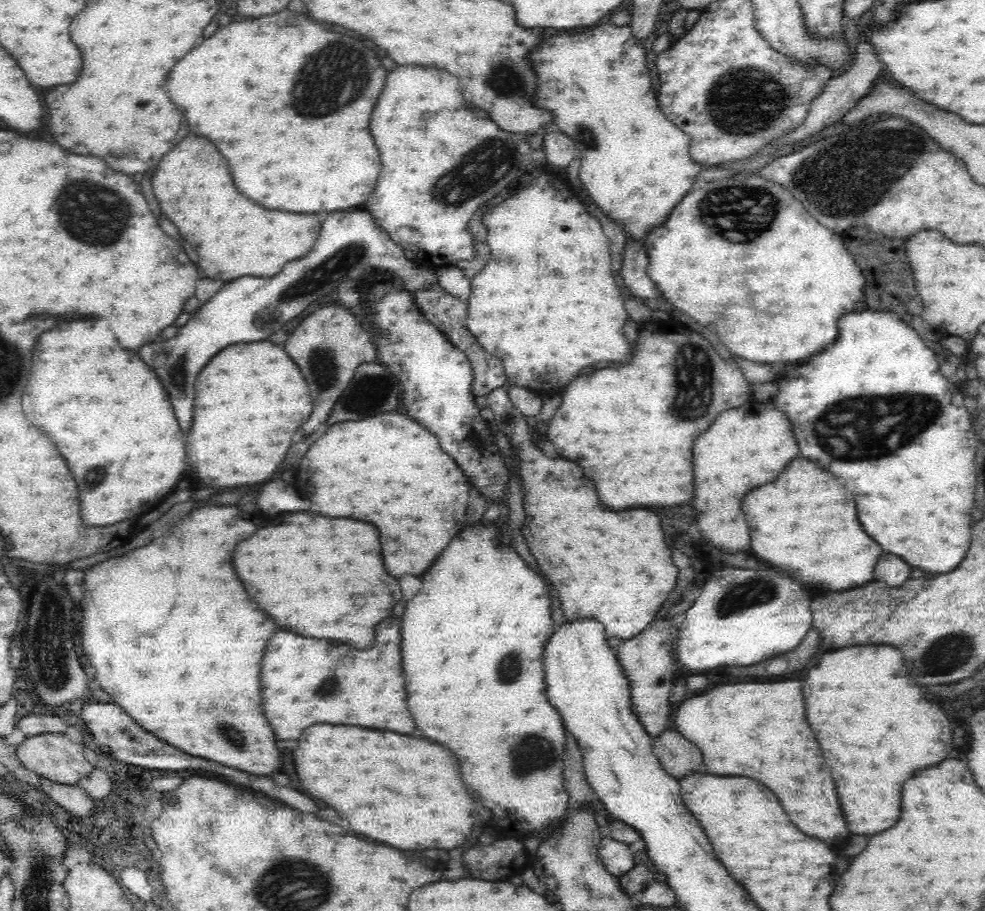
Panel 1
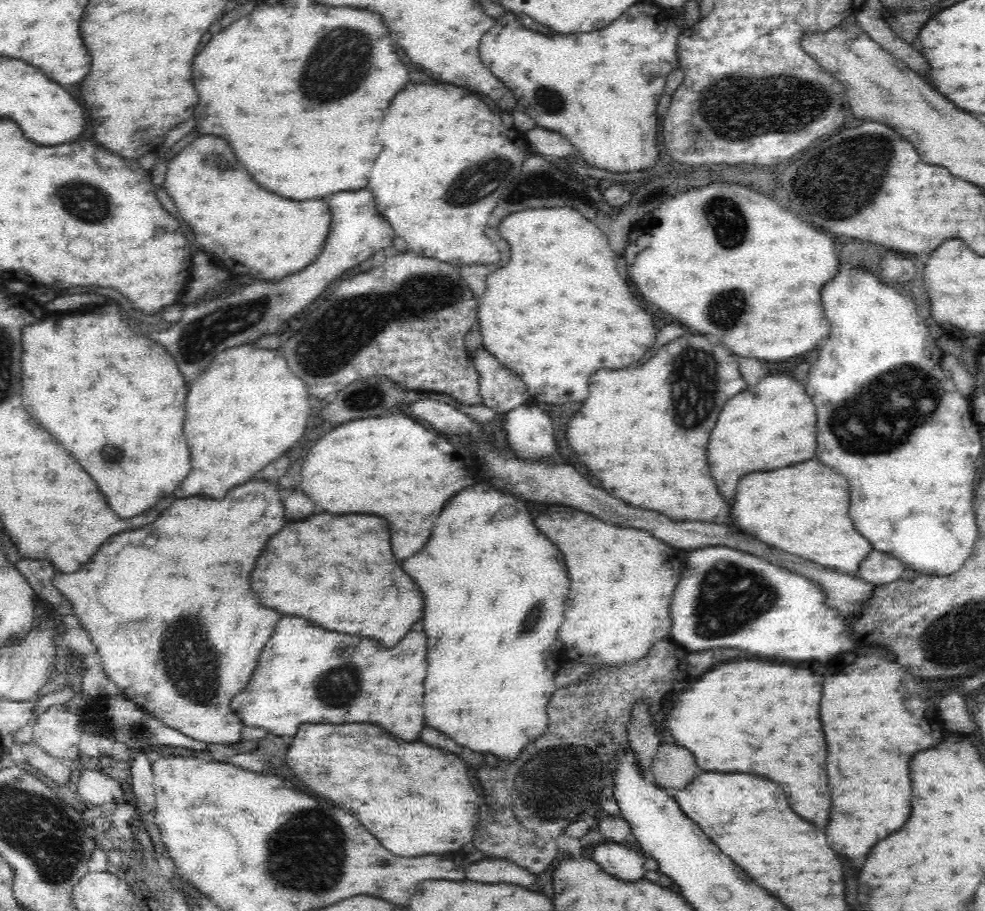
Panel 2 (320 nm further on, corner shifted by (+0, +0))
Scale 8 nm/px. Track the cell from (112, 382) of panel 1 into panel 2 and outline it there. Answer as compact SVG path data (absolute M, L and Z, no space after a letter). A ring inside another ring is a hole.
M118 304L93 305L92 312L89 312L89 306L81 308L80 316L66 316L66 318L46 318L44 322L32 324L22 328L22 398L26 404L26 412L30 412L30 416L34 420L38 420L76 460L78 464L96 480L96 484L100 486L100 492L106 496L106 502L110 504L110 508L120 516L120 518L132 518L138 516L146 510L146 504L152 508L158 504L158 500L162 500L166 494L174 492L180 482L186 478L186 474L190 472L190 452L186 446L186 440L182 436L182 424L184 424L184 404L186 404L186 382L182 380L182 374L178 372L178 366L174 364L174 360L170 360L170 356L166 356L166 352L162 352L162 348L158 348L158 344L150 344L150 340L146 340L146 336L136 334L120 316L120 306Z

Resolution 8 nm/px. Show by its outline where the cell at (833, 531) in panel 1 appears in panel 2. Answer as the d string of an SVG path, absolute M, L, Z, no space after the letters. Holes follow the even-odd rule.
M812 458L802 464L774 472L754 472L738 482L738 500L734 500L732 520L736 526L788 554L830 566L844 574L856 574L858 564L872 550L848 518L848 482L844 476Z

